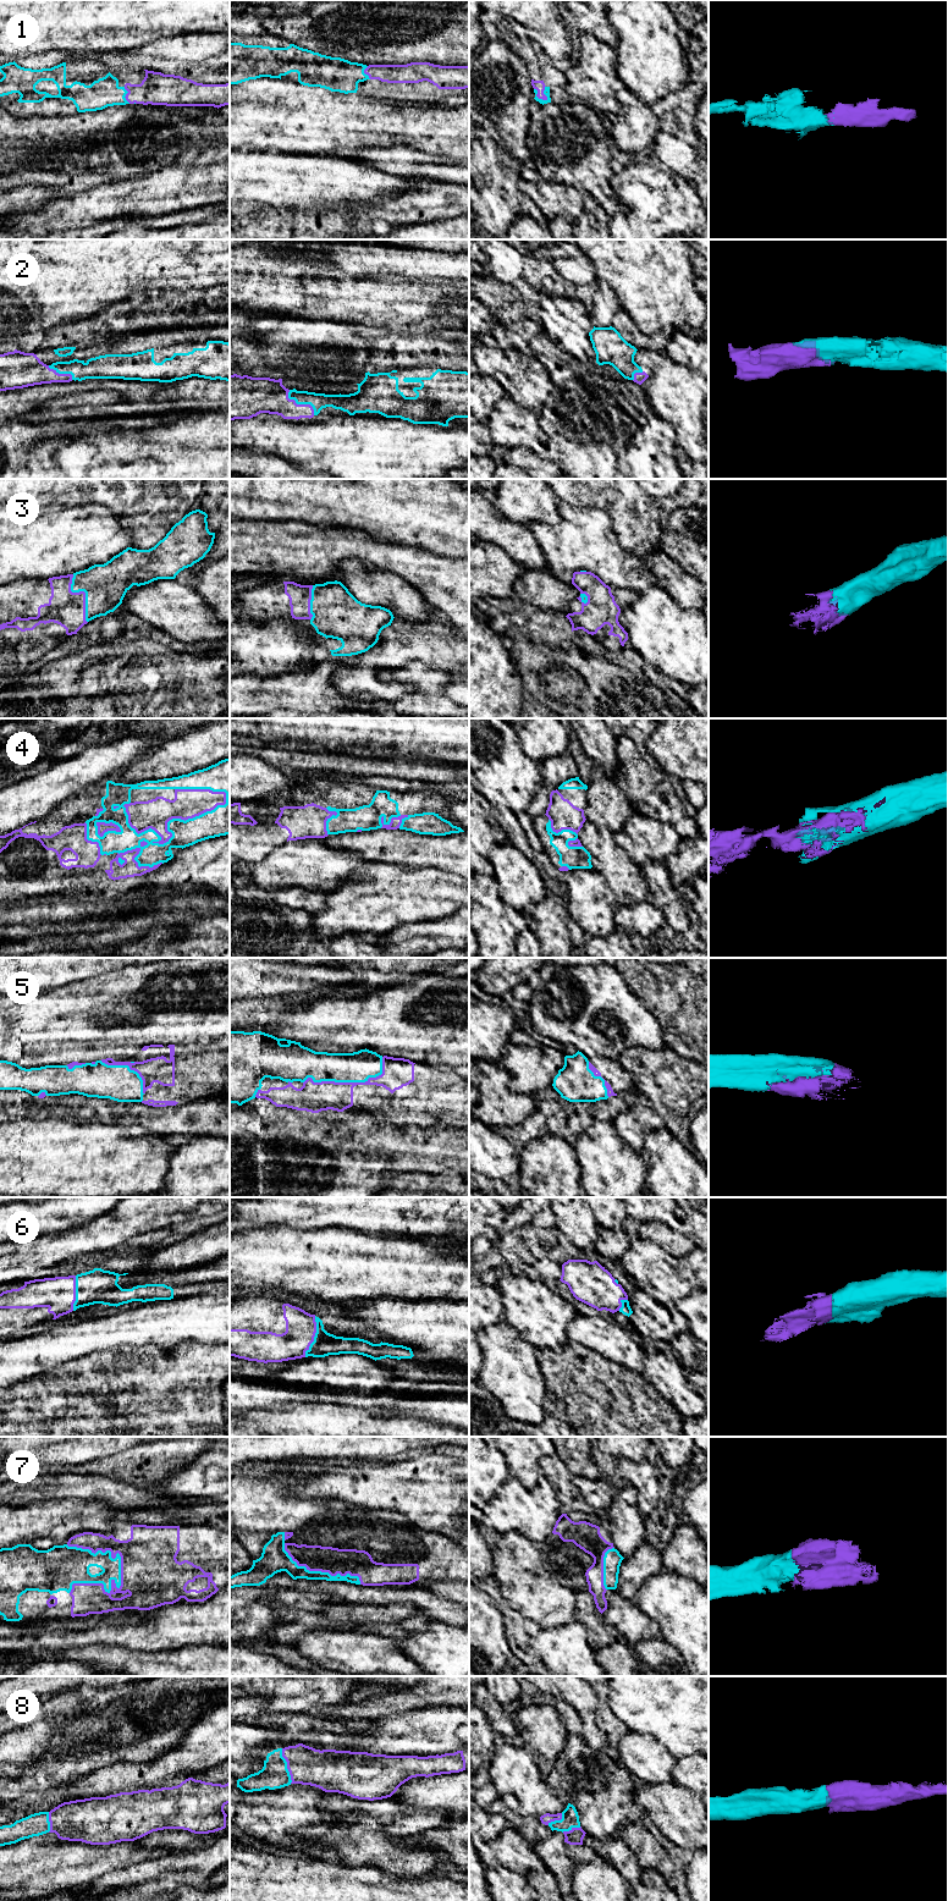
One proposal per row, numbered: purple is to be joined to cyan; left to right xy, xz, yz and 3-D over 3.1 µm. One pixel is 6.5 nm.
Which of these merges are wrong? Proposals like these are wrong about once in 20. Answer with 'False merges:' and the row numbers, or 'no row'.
False merges: no row

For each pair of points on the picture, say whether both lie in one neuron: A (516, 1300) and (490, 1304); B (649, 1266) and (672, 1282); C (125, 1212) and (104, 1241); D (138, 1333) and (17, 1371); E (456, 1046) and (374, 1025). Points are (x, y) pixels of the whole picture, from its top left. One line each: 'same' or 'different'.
A: different
B: same
C: same
D: same
E: same

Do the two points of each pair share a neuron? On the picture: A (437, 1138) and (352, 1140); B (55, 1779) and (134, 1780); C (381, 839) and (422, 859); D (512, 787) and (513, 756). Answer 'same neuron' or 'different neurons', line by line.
A: same neuron
B: different neurons
C: same neuron
D: same neuron

